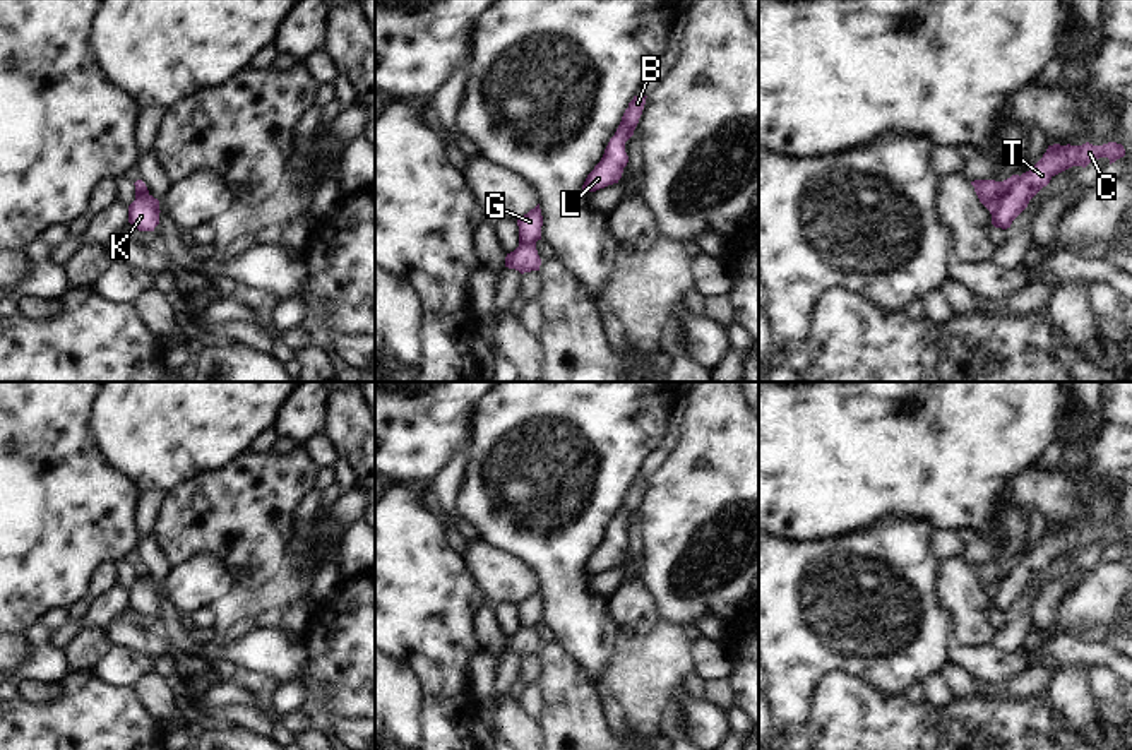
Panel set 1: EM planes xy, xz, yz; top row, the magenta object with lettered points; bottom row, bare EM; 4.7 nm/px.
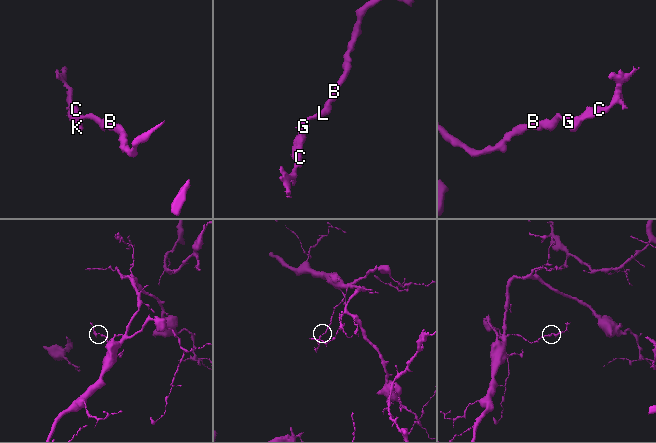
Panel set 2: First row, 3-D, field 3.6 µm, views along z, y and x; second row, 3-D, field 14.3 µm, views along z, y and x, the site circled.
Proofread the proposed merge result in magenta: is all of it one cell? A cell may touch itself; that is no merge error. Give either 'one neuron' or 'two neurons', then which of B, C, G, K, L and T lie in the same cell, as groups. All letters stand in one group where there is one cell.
two neurons | B G L / C K T

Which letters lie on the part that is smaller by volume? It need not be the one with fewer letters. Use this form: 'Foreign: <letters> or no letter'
Foreign: C, K, T

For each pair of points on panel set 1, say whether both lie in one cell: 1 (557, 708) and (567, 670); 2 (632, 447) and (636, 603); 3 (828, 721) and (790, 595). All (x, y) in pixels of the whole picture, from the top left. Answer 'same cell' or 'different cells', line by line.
1: same cell
2: different cells
3: different cells

